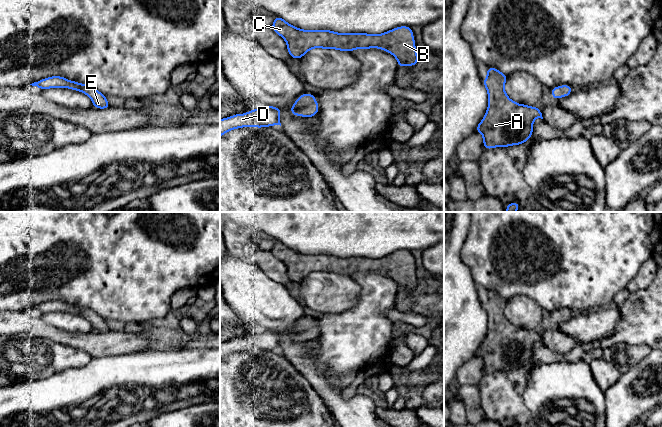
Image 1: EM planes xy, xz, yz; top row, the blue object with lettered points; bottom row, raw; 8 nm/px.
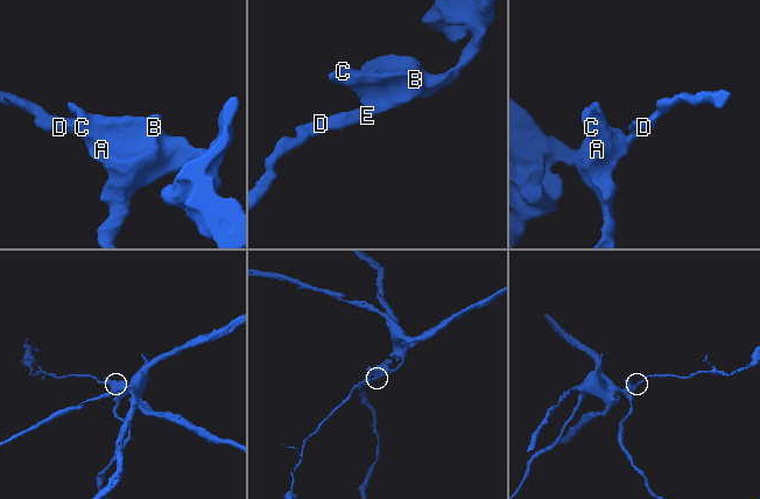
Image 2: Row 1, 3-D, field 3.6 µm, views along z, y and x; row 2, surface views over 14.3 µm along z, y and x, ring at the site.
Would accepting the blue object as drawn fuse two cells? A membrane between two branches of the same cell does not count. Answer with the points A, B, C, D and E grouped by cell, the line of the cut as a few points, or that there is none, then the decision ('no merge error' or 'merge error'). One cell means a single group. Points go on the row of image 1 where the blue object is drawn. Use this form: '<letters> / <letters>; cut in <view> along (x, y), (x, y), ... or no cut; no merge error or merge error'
A B C D E; no cut; no merge error

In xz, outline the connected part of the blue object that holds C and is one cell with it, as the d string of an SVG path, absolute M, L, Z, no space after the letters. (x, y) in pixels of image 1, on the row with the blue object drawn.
M275 17L271 28L287 43L290 57L300 59L313 48L336 49L351 52L356 49L378 48L392 54L398 61L398 68L408 65L415 66L418 63L415 40L411 27L400 26L381 34L367 33L337 33L331 30L303 30L290 25L283 18Z

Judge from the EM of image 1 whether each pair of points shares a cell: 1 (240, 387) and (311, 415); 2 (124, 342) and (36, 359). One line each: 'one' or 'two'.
1: one
2: two

